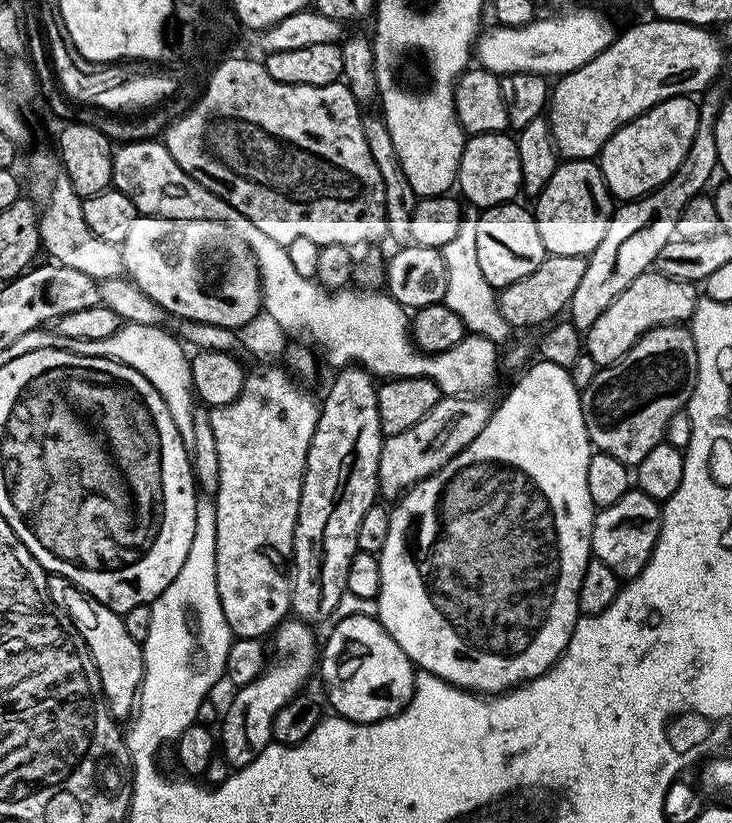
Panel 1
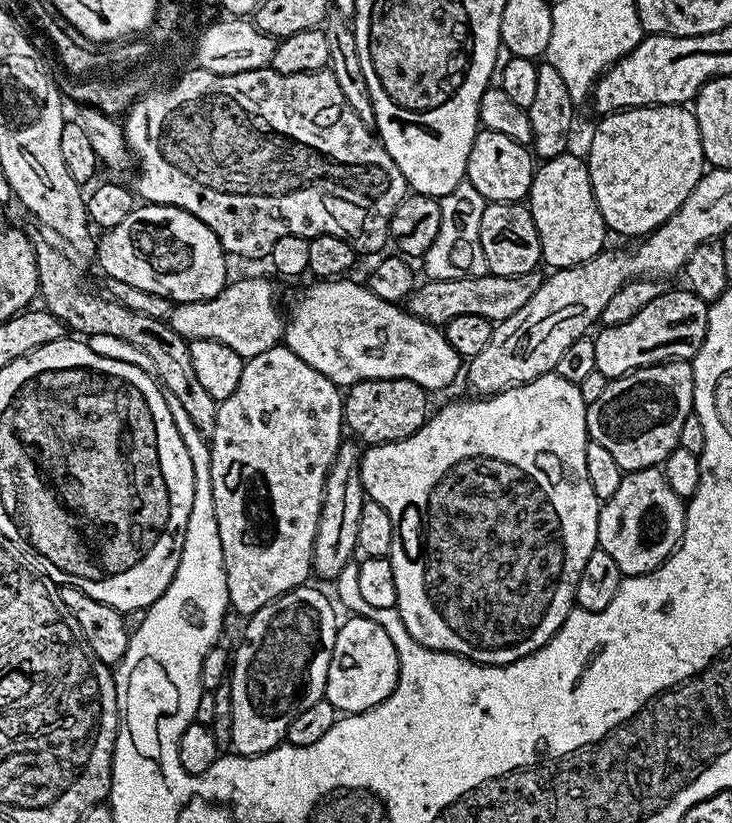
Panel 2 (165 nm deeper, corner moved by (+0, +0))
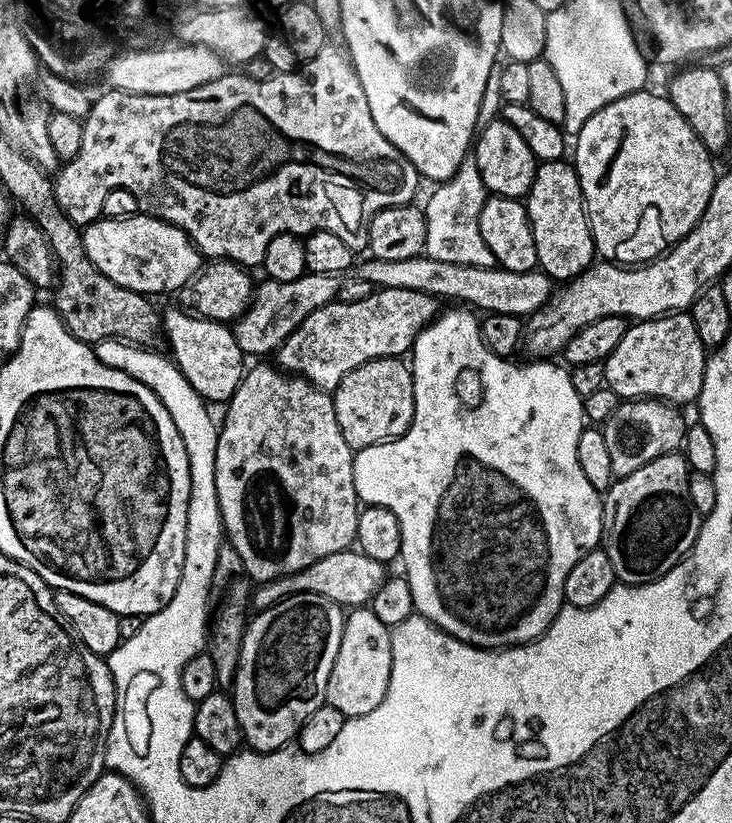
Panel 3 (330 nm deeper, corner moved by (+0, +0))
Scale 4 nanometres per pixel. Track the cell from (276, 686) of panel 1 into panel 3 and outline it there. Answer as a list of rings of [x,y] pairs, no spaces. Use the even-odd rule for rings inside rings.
[[[299,592],[293,596],[287,596],[285,600],[279,600],[274,606],[259,609],[255,615],[249,619],[244,630],[244,641],[242,642],[242,650],[240,651],[240,665],[236,671],[236,678],[232,682],[230,695],[232,697],[232,705],[236,711],[236,717],[238,718],[238,726],[240,727],[243,743],[249,749],[257,752],[274,752],[278,748],[291,745],[295,741],[296,734],[299,732],[302,722],[306,722],[306,718],[310,718],[310,714],[314,714],[314,710],[318,710],[318,706],[326,703],[324,691],[328,685],[330,670],[334,670],[334,658],[338,658],[338,646],[342,642],[345,613],[342,611],[341,605],[330,602],[318,594]]]

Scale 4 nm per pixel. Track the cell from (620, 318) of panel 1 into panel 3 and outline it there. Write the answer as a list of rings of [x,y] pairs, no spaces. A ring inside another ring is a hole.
[[[687,311],[669,312],[666,316],[641,320],[628,327],[626,334],[622,334],[622,342],[618,342],[607,360],[603,361],[604,382],[624,400],[655,398],[667,400],[669,404],[685,406],[691,400],[692,403],[699,401],[705,359],[706,349],[702,338],[698,338],[698,330],[694,330],[691,315]]]

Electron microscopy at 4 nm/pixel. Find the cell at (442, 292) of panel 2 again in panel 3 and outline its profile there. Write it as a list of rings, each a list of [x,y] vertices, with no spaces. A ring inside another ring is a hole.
[[[376,288],[366,298],[349,304],[323,304],[281,342],[274,353],[274,360],[283,371],[303,376],[315,388],[331,394],[350,370],[379,356],[403,357],[411,349],[416,335],[436,319],[441,308],[437,297],[422,290],[401,288]]]

